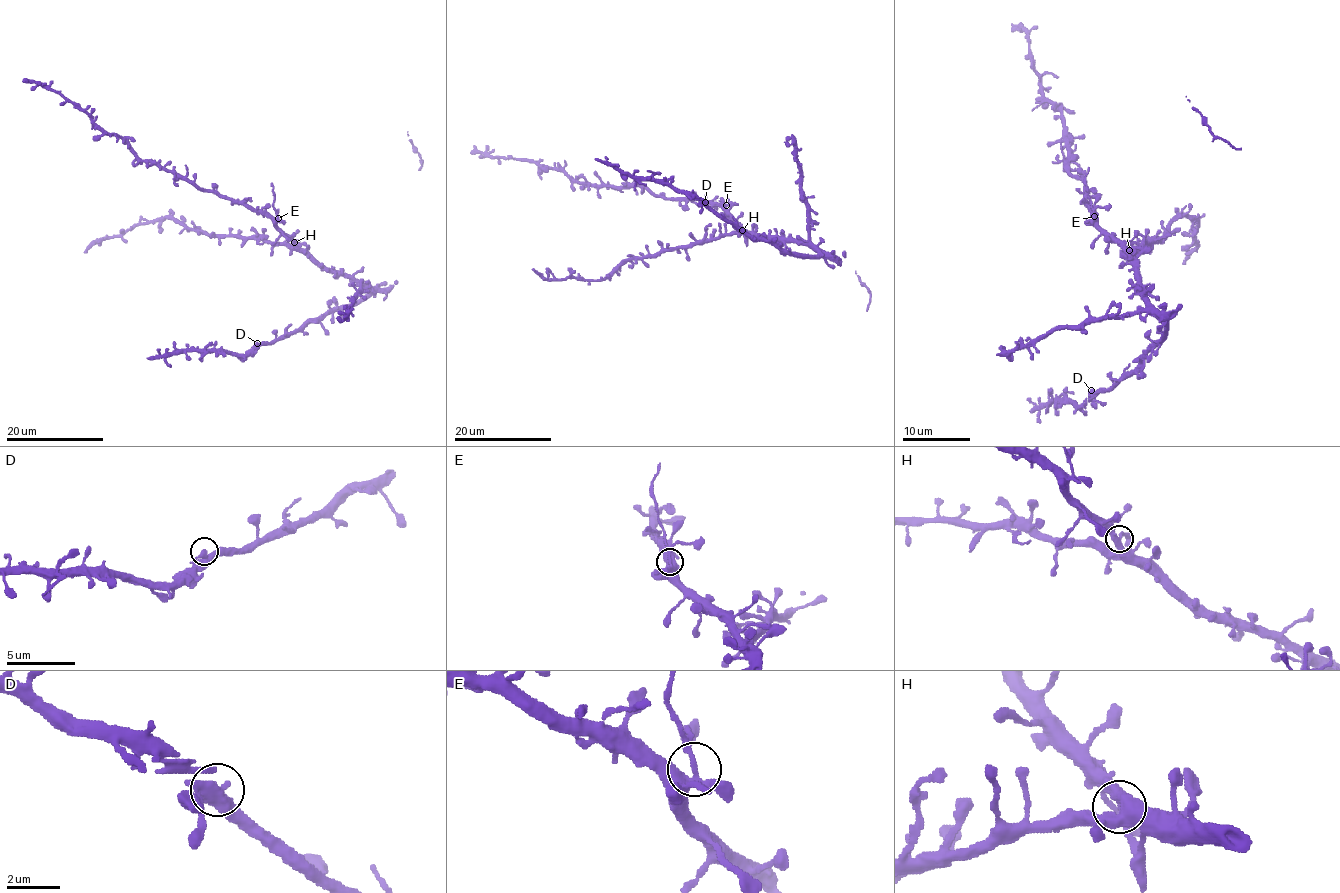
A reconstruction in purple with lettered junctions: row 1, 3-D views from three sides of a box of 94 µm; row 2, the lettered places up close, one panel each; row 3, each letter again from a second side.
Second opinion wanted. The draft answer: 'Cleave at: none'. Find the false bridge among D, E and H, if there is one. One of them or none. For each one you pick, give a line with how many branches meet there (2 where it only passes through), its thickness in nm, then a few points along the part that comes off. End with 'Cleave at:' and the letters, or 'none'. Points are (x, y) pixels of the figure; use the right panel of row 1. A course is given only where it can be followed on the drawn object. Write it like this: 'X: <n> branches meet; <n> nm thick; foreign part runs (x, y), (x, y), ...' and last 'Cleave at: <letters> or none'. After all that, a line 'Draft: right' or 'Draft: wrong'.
E: 4 branches meet; 280 nm thick; foreign part runs (1094, 216), (1086, 185), (1089, 167)
Cleave at: E
Draft: wrong

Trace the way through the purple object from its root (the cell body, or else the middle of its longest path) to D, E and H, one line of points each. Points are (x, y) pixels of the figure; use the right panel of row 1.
D: (1135, 263), (1141, 294), (1162, 316), (1165, 334), (1114, 387), (1091, 390)
E: (1135, 263), (1097, 224), (1094, 216)
H: (1135, 263), (1129, 250)

